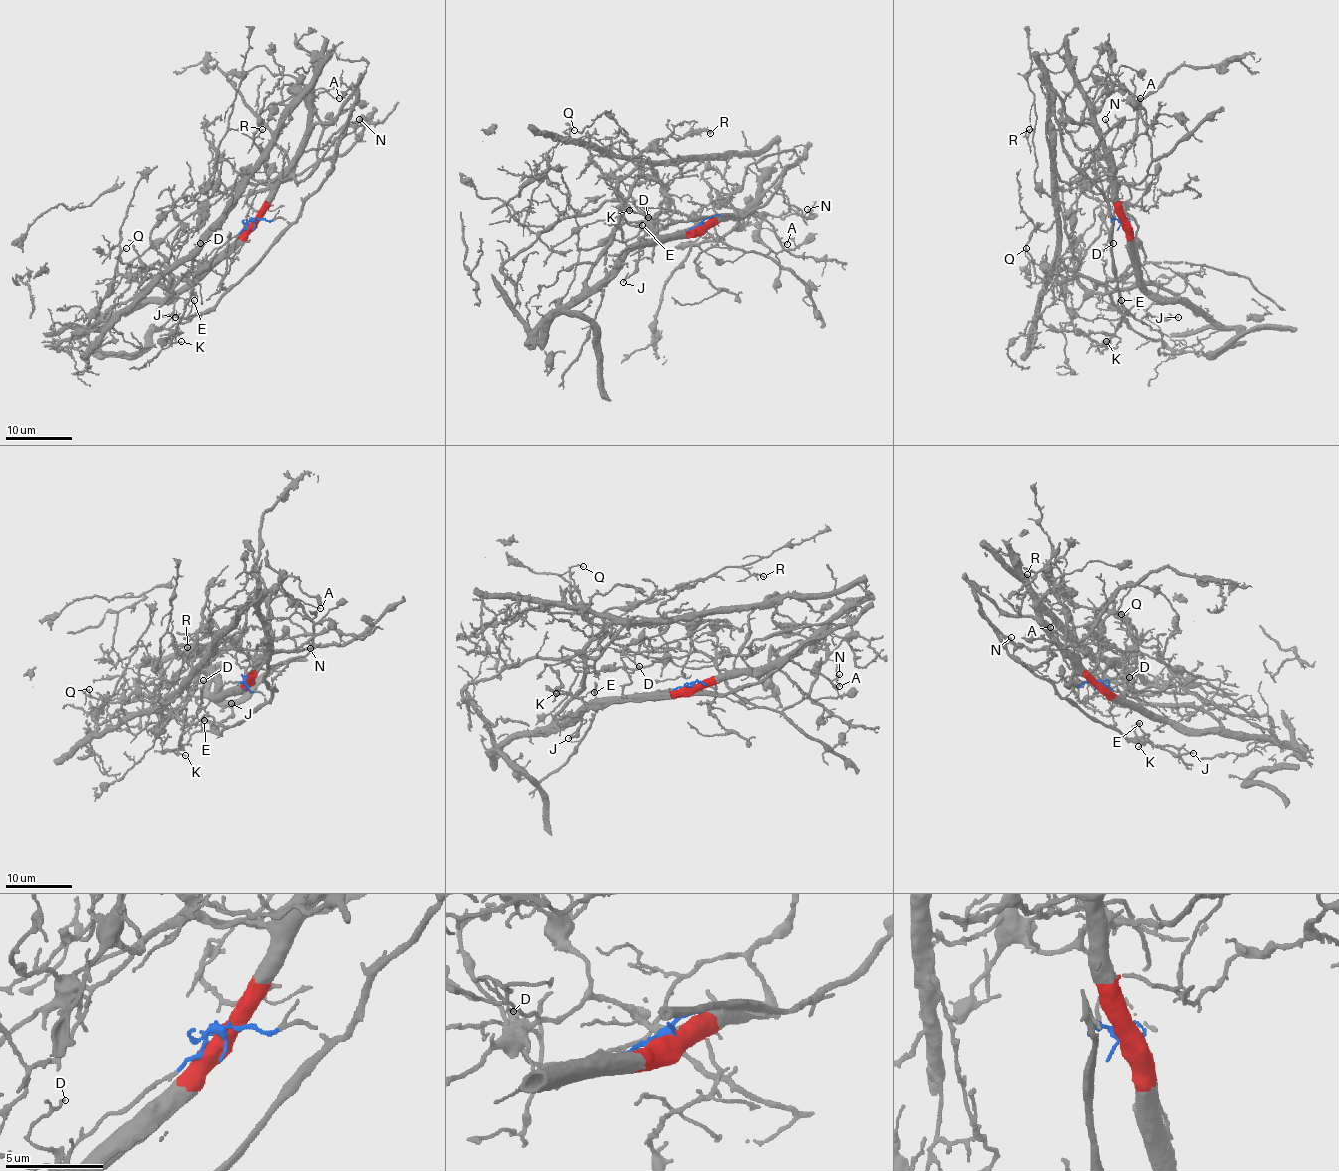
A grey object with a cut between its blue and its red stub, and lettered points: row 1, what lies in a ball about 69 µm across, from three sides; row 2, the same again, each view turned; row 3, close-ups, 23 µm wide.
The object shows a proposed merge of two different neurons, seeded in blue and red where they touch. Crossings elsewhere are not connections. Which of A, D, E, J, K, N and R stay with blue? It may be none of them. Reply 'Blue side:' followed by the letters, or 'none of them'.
Blue side: D, E, J, K, N

